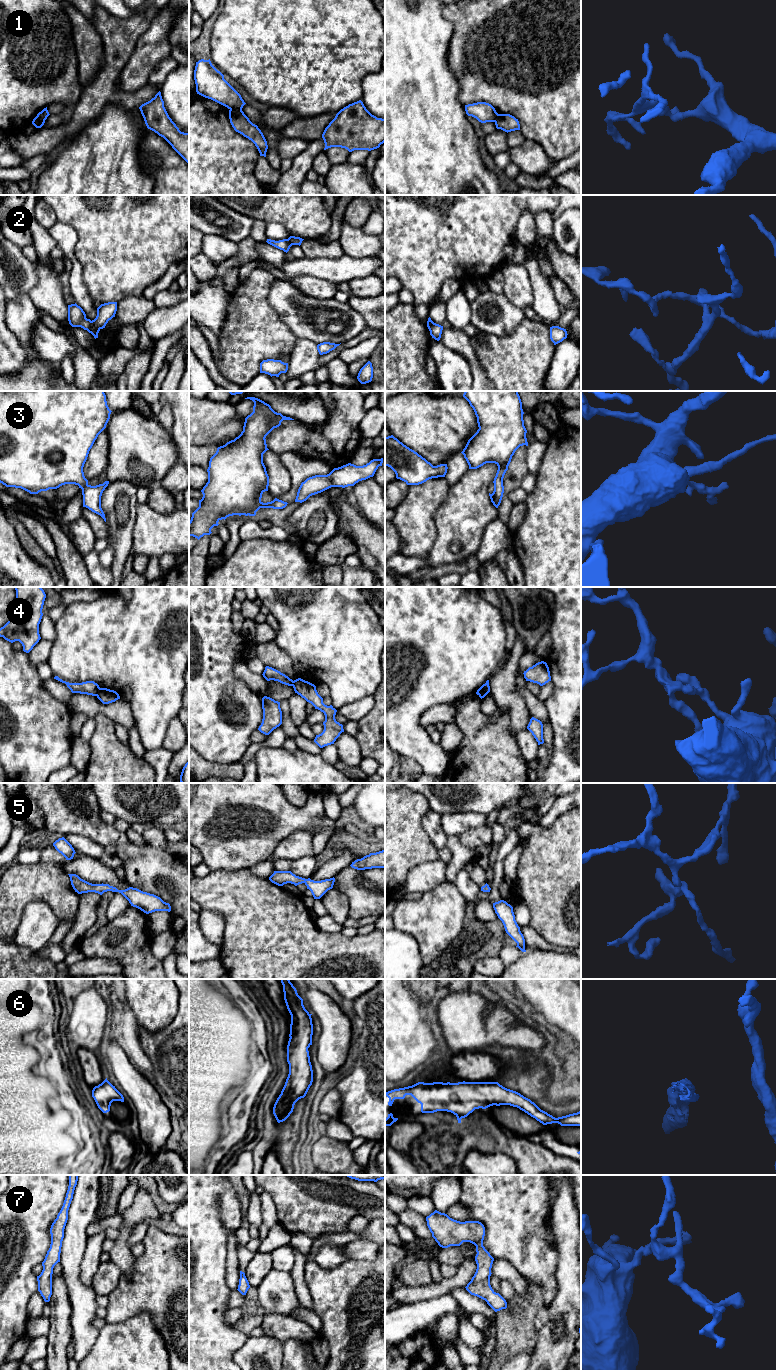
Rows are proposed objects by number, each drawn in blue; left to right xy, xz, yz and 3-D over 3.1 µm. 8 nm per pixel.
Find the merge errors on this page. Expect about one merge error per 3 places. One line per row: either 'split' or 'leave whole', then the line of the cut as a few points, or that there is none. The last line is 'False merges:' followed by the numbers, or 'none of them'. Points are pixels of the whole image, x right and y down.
1: split | xz (230, 108), (241, 111)
2: split | xy (91, 321), (99, 329)
3: leave whole | no cut
4: split | xy (100, 688), (96, 695)
5: leave whole | no cut
6: leave whole | no cut
7: leave whole | no cut
False merges: 1, 2, 4

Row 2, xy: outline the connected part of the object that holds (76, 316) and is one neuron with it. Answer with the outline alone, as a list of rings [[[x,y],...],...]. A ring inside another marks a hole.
[[[76,303],[68,305],[68,321],[72,327],[81,327],[91,333],[94,338],[98,338],[100,329],[96,328],[90,319],[86,318],[83,309]]]

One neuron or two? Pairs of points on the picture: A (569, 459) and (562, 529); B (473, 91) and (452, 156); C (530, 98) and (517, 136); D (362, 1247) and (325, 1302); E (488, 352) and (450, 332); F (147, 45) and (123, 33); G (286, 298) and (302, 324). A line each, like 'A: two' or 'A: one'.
A: one
B: two
C: two
D: two
E: two
F: two
G: one

